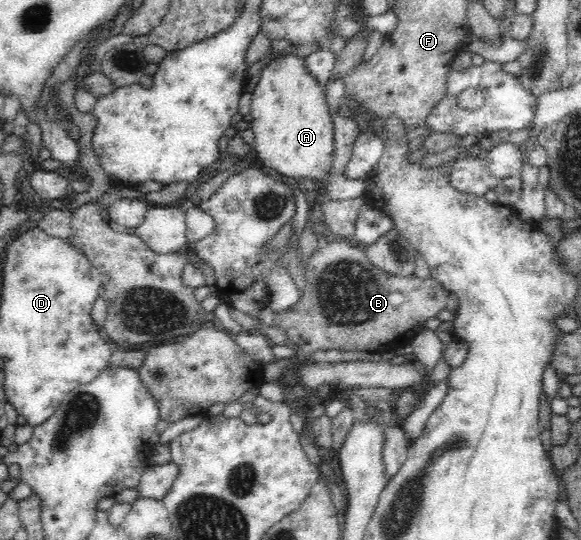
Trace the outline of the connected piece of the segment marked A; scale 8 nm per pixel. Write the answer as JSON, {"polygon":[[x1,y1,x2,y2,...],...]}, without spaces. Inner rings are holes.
{"polygon":[[282,55,268,62,262,69,251,102,247,119,255,135,252,146,265,169,284,179,296,181,303,177,304,187,324,185,320,179,330,171,333,161,333,122,325,88,308,74,304,59]]}

